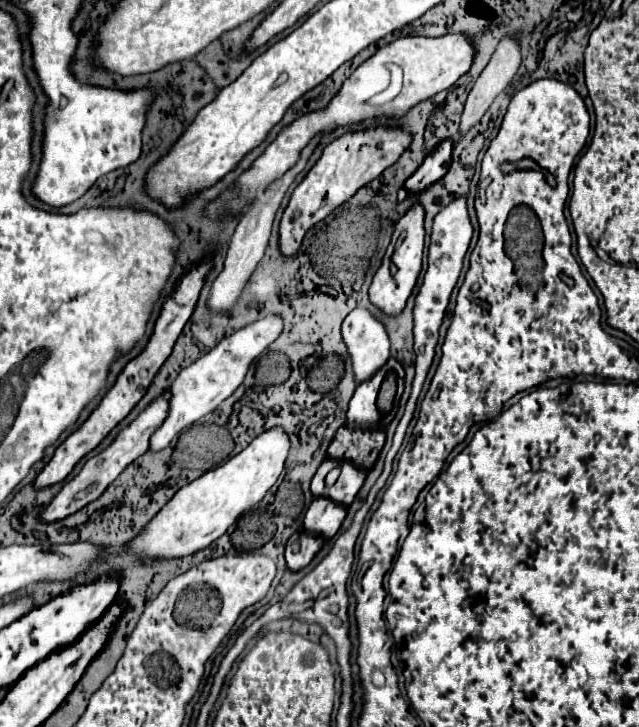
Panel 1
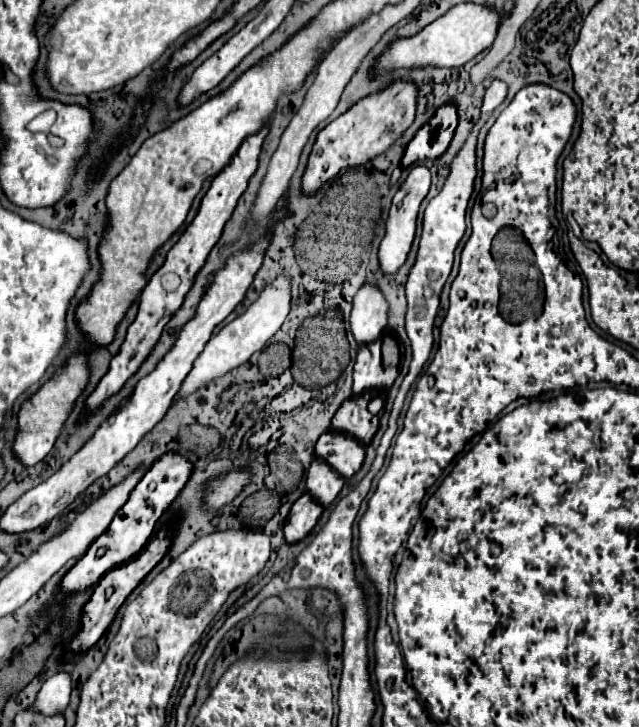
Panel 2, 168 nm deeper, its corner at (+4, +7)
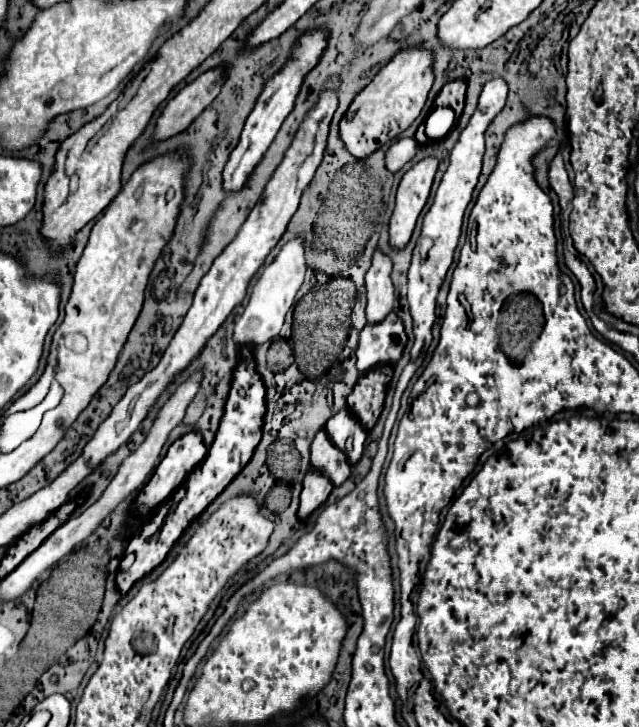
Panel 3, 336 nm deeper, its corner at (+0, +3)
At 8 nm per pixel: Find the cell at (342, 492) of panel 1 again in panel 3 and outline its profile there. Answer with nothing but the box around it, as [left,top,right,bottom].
[326,407,366,465]

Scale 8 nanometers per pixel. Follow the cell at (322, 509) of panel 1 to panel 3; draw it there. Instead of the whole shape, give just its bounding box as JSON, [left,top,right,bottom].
[310,429,350,485]

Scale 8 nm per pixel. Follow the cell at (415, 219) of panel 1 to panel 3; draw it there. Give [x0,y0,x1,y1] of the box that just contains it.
[390,157,438,247]

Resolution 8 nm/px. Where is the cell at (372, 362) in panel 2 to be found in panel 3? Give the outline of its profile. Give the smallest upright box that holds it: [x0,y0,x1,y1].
[356,311,406,373]

